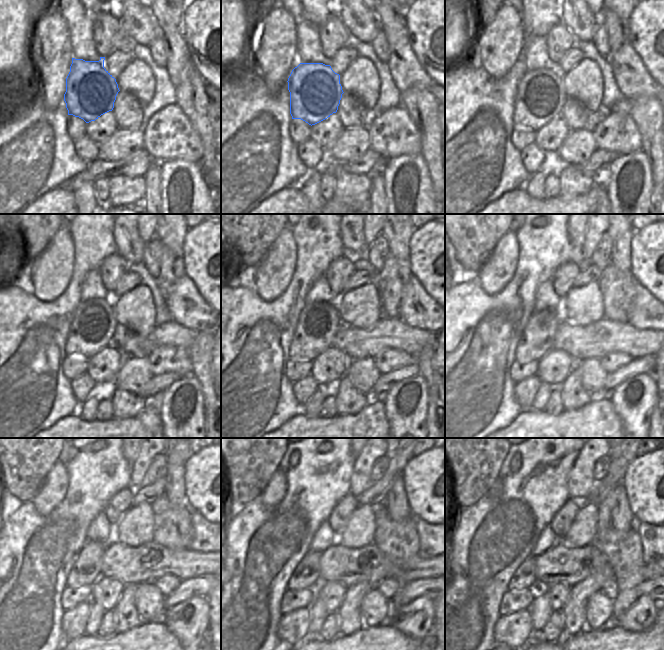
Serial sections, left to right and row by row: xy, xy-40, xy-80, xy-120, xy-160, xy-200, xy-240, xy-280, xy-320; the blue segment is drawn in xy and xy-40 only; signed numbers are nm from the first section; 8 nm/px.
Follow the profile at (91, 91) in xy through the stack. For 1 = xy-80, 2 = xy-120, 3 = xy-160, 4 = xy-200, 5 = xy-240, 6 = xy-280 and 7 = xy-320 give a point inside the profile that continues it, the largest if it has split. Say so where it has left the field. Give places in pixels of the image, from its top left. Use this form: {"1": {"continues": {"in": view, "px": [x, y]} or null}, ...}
{"1": {"continues": {"in": "xy-80", "px": [540, 96]}}, "2": {"continues": {"in": "xy-120", "px": [92, 328]}}, "3": {"continues": {"in": "xy-160", "px": [319, 322]}}, "4": {"continues": {"in": "xy-200", "px": [537, 338]}}, "5": {"continues": {"in": "xy-240", "px": [87, 569]}}, "6": {"continues": {"in": "xy-280", "px": [307, 572]}}, "7": {"continues": {"in": "xy-320", "px": [525, 575]}}}

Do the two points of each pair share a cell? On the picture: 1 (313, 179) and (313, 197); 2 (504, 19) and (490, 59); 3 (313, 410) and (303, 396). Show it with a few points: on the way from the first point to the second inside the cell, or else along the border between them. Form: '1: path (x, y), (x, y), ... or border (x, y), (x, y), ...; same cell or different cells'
1: path (313, 183), (313, 193); same cell
2: path (504, 29), (504, 36), (499, 43), (499, 49); same cell
3: border (318, 385), (314, 394), (304, 405); different cells

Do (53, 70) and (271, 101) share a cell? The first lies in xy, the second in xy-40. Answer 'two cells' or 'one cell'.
two cells

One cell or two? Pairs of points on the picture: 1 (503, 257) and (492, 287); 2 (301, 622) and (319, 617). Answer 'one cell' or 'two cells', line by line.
1: one cell
2: two cells

